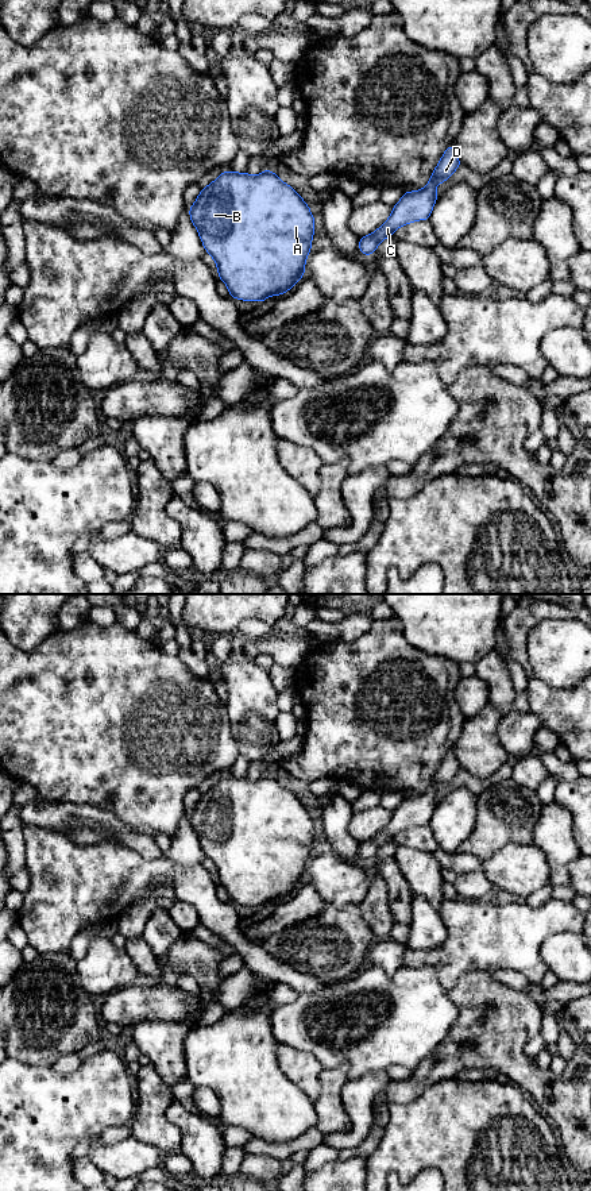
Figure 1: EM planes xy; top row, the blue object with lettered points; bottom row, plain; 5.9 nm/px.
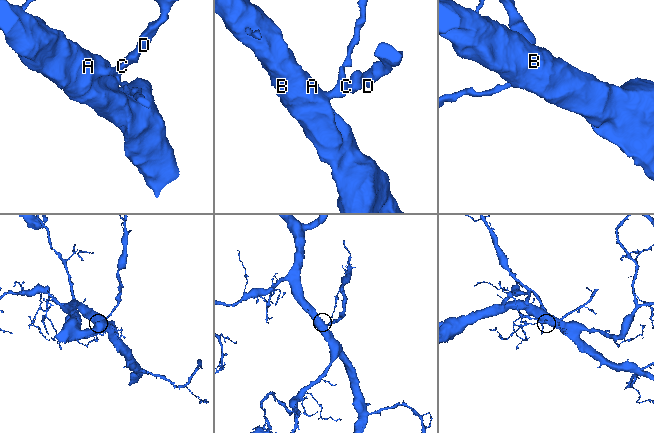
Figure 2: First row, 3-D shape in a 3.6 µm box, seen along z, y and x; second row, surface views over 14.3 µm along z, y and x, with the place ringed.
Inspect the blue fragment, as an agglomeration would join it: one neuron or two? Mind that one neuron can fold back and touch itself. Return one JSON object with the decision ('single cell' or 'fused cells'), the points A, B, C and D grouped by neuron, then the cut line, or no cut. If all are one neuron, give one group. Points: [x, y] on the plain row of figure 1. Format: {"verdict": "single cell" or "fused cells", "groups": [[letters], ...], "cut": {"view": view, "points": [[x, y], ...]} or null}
{"verdict": "single cell", "groups": [["A", "B", "C", "D"]], "cut": null}

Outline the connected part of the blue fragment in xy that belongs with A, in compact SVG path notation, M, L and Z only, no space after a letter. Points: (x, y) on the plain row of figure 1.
M270 774L258 780L232 775L221 778L201 794L196 808L189 813L189 820L232 903L263 907L270 901L286 898L304 882L306 862L312 856L314 822L301 801Z

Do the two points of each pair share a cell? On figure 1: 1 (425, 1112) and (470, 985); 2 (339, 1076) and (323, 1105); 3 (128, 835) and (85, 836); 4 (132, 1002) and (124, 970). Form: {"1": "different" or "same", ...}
{"1": "different", "2": "same", "3": "same", "4": "different"}

